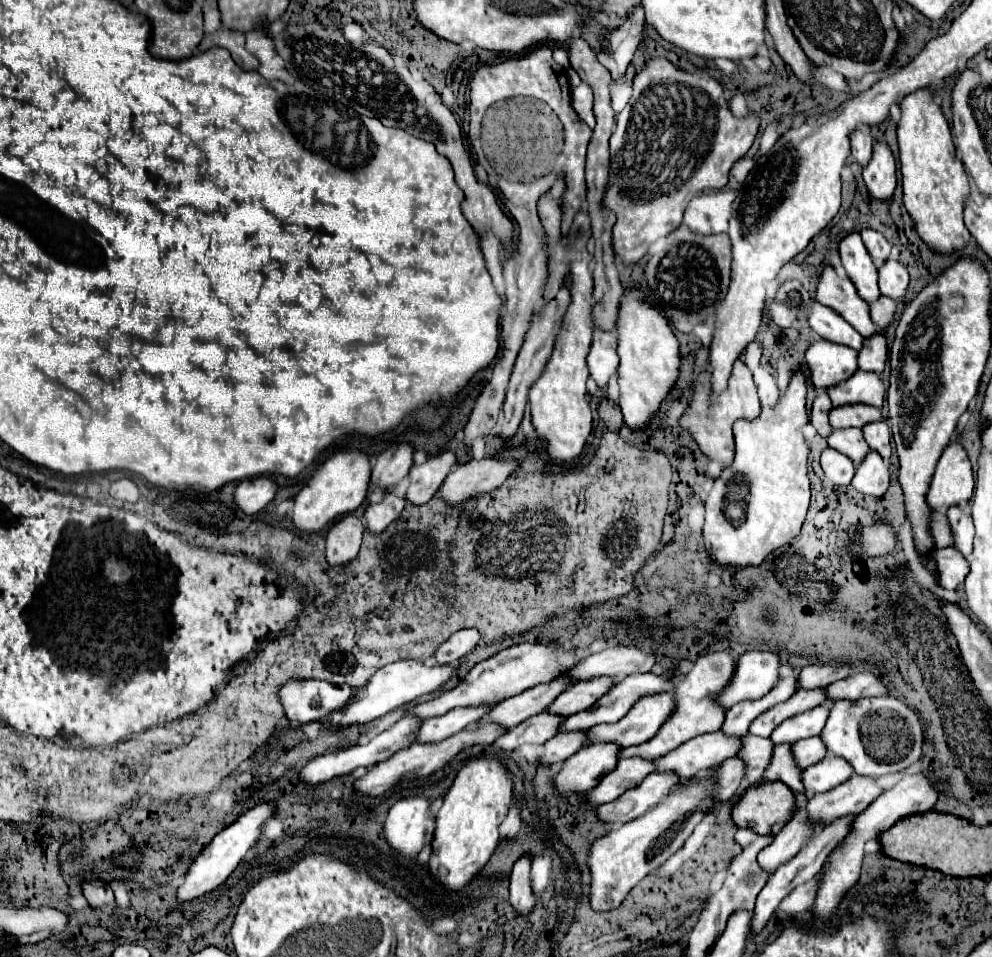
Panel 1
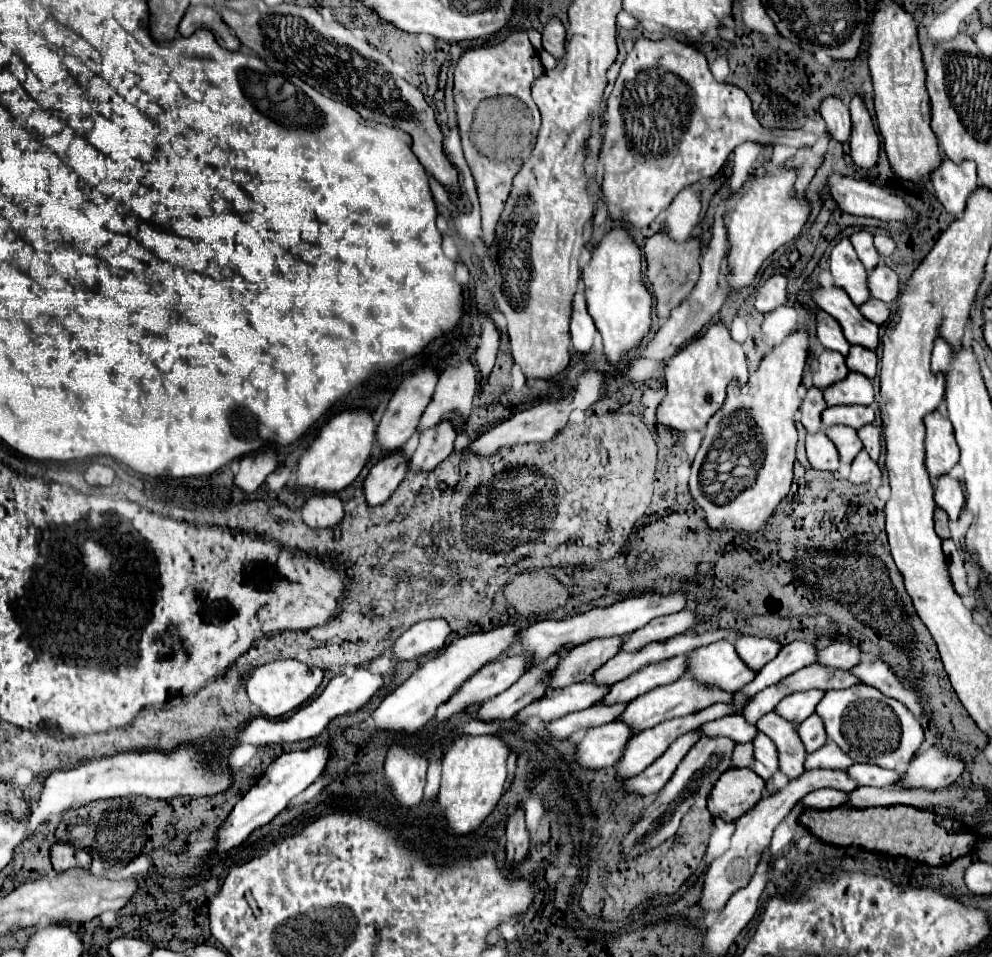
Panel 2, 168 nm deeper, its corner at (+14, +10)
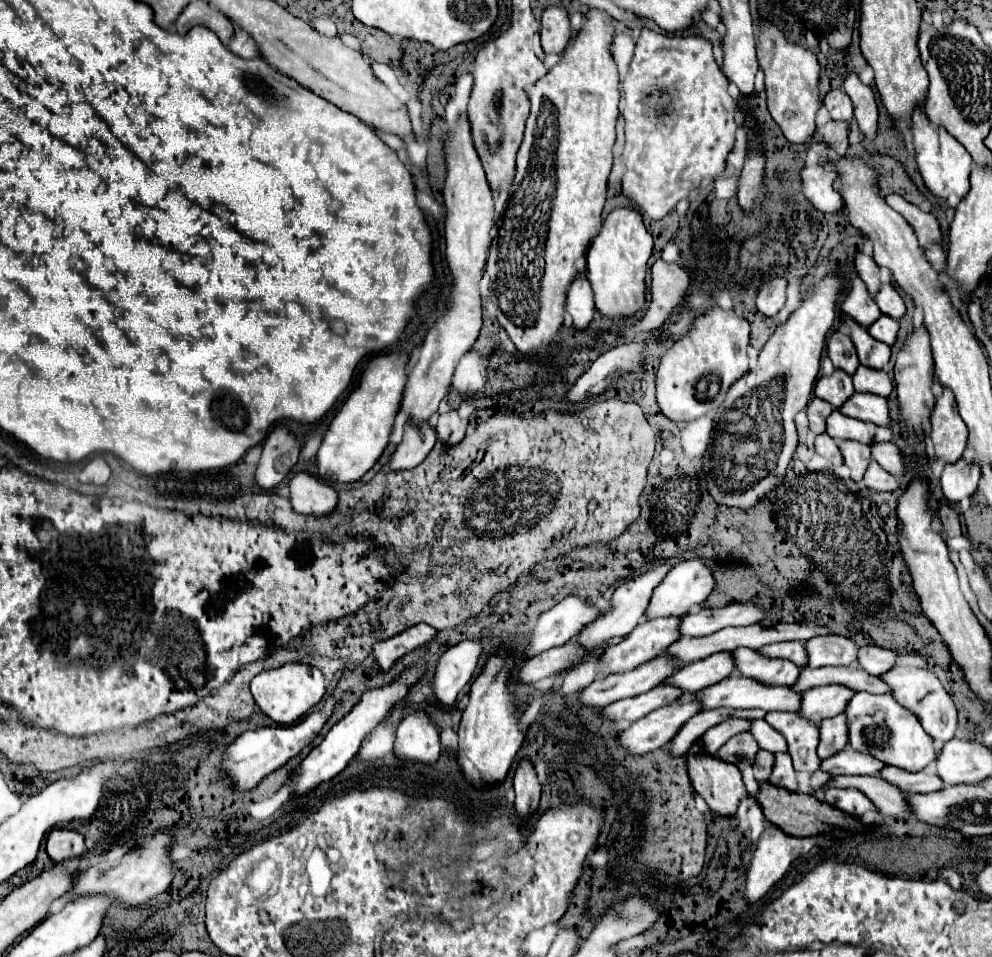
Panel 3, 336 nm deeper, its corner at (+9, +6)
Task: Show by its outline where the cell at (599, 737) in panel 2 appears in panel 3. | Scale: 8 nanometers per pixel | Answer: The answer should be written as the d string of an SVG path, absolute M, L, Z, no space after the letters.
M685 703L685 705L667 705L661 709L651 711L649 715L641 717L627 729L619 731L615 735L617 745L631 753L631 755L643 755L655 749L661 749L671 737L679 731L679 727L693 717L701 707L697 703Z

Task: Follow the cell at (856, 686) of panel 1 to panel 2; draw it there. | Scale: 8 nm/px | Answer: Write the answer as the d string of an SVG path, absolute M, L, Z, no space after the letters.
M874 661L874 663L860 663L854 669L850 669L858 679L870 687L880 689L884 695L890 695L892 699L904 703L916 719L924 715L924 705L918 697L918 693L912 687L906 687L892 671L892 667L884 661Z

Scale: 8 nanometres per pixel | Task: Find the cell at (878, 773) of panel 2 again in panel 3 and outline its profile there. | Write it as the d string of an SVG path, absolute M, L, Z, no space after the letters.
M885 765L877 775L881 775L883 781L891 781L899 785L899 789L903 789L905 793L931 793L931 791L943 789L943 781L929 769L909 773L909 771Z

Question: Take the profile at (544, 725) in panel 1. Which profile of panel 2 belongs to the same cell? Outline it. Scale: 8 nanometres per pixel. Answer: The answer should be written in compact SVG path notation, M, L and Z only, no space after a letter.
M594 681L574 683L564 689L548 689L542 699L532 701L522 713L518 713L518 721L526 721L528 717L538 715L542 721L550 723L572 711L582 711L600 703L608 691L610 685L598 685Z

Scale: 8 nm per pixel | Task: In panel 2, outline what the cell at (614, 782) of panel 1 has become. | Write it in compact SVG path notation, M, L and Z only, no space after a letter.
M718 703L718 705L712 705L710 709L702 709L694 715L686 715L686 717L678 717L678 719L672 719L672 721L664 721L652 729L644 729L640 733L636 733L628 745L626 745L626 751L624 751L624 757L618 761L616 769L618 769L618 777L636 777L638 773L642 773L648 765L652 765L654 759L658 759L660 755L664 755L664 751L670 747L670 743L674 743L680 735L688 733L690 729L698 729L702 727L704 723L708 721L714 721L714 719L720 719L724 715L736 715L736 713L742 713L742 709L734 709L732 705L724 705L724 703Z

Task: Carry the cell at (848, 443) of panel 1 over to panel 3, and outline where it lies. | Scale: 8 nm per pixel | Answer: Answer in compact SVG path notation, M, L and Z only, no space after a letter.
M839 441L839 449L843 453L845 465L851 469L851 479L861 481L867 465L871 463L869 445L863 445L859 441Z

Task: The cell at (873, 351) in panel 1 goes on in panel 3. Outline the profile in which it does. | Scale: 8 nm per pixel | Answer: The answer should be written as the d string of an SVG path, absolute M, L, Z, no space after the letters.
M859 365L859 369L853 375L853 385L855 391L863 391L863 393L875 393L881 397L887 397L893 389L891 377L881 371L881 369L867 369L865 365Z

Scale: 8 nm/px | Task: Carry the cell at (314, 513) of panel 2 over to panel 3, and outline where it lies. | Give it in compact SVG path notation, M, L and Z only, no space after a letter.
M297 473L289 481L293 509L301 515L325 517L337 509L337 491L307 473Z

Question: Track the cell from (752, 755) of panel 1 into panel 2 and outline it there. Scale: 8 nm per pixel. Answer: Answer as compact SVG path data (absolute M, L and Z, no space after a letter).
M758 733L754 739L754 773L768 781L778 771L778 749L770 737Z

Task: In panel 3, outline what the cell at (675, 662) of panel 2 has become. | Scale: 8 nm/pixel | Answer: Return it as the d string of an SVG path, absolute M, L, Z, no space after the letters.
M715 653L711 657L705 657L701 661L693 661L689 665L683 665L677 669L671 677L663 681L663 685L675 685L683 691L699 691L703 687L709 687L733 673L733 659L731 653Z

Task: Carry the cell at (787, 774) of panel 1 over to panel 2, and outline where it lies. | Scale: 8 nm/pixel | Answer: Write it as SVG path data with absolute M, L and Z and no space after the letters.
M766 713L764 717L758 719L756 727L776 743L780 757L780 771L790 779L800 777L804 773L806 749L796 731L796 725L784 717L778 717L776 713Z

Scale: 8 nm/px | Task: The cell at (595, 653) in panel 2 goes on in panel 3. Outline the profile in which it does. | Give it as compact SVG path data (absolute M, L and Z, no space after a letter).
M679 617L643 621L621 643L609 645L603 657L597 657L595 663L599 665L599 669L605 669L607 673L635 669L637 665L655 659L673 641L679 639L679 621Z

